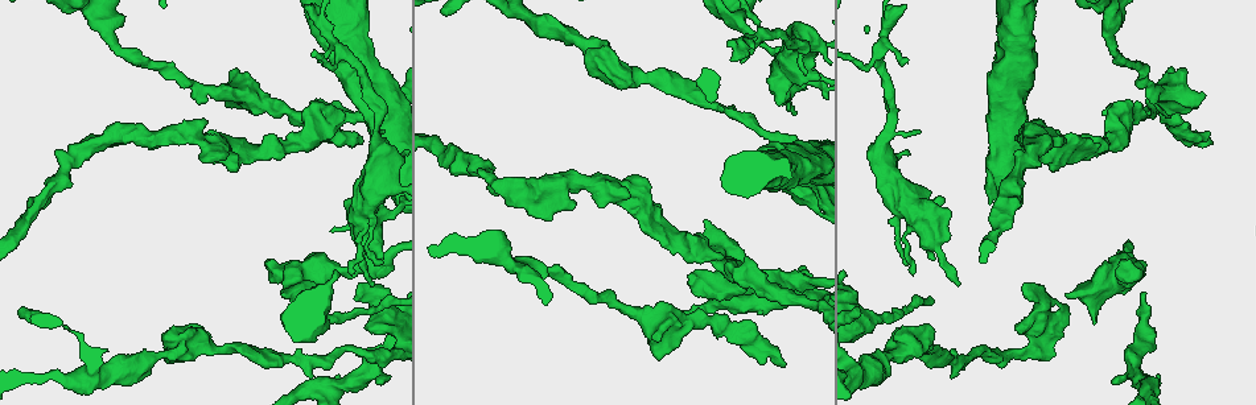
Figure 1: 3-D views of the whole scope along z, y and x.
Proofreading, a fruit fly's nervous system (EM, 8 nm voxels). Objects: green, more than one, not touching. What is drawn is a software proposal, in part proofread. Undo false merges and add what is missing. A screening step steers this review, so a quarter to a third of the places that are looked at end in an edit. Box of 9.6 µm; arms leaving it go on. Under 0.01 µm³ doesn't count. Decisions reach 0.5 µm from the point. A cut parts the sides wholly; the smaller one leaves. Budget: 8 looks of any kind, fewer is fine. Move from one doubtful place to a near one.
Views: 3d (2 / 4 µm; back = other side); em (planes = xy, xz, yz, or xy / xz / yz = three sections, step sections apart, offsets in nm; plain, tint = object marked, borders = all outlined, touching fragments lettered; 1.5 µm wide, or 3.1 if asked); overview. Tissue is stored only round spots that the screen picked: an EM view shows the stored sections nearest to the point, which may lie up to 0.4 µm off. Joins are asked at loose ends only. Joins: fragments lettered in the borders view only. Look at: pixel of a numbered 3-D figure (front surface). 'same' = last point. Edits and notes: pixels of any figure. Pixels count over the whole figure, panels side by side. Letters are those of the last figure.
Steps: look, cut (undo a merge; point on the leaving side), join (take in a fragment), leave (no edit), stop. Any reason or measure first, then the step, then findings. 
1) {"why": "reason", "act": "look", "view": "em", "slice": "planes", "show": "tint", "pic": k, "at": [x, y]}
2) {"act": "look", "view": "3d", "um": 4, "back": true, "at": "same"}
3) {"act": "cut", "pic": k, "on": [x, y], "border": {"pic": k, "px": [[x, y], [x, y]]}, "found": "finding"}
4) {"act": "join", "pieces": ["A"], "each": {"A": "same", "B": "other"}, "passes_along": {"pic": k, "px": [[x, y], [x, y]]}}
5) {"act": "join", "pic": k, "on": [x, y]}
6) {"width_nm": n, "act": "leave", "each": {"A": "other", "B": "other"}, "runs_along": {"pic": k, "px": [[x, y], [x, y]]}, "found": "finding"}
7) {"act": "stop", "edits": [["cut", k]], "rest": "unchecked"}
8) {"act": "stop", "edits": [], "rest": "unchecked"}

{"why": "free end", "act": "look", "view": "3d", "um": 2, "pic": 1, "at": [22, 306]}

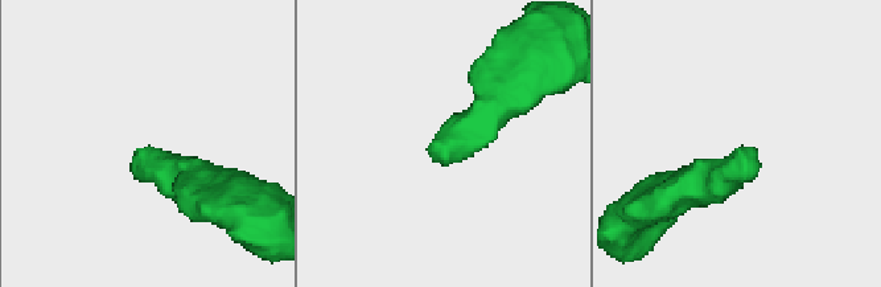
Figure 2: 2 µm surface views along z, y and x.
{"why": "now the EM", "act": "look", "view": "em", "slice": "planes", "show": "plain", "pic": 2, "at": [756, 152]}

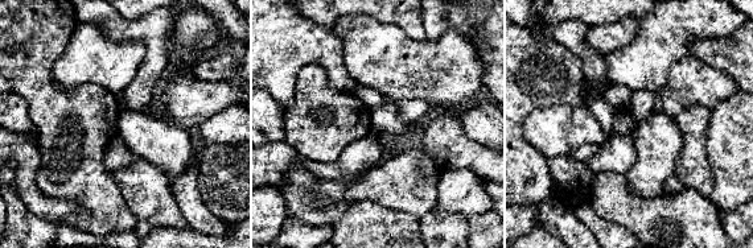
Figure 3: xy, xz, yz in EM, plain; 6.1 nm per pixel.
{"act": "look", "view": "em", "slice": "planes", "show": "borders", "at": "same"}

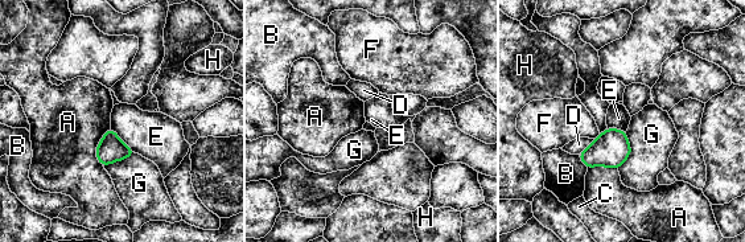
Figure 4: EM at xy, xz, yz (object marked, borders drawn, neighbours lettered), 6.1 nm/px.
{"act": "leave", "each": {"A": "other", "B": "other", "C": "other", "D": "other", "E": "other", "F": "other", "G": "other", "H": "other"}, "border": {"pic": 4, "px": [[626, 132], [630, 154], [618, 168]]}, "found": "no lettered fragment goes on from it"}

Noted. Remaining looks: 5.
{"why": "thick end", "act": "look", "view": "3d", "um": 2, "pic": 1, "at": [1131, 261]}

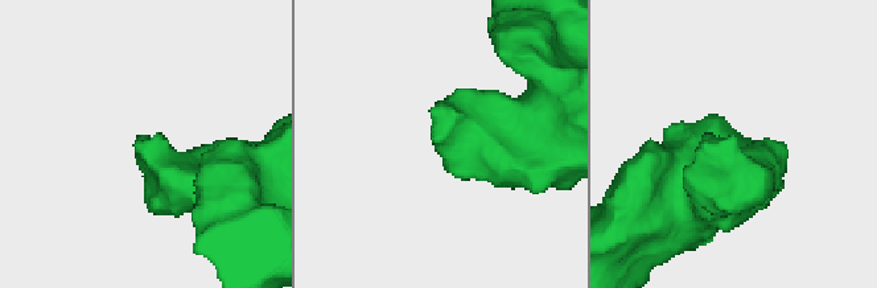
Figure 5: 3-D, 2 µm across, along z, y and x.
{"why": "now the EM", "act": "look", "view": "em", "slice": "planes", "show": "tint", "pic": 5, "at": [734, 137]}

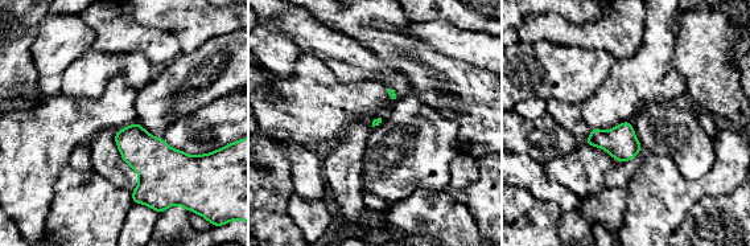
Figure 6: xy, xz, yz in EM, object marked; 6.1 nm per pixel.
{"act": "look", "view": "em", "slice": "planes", "show": "borders", "at": "same"}

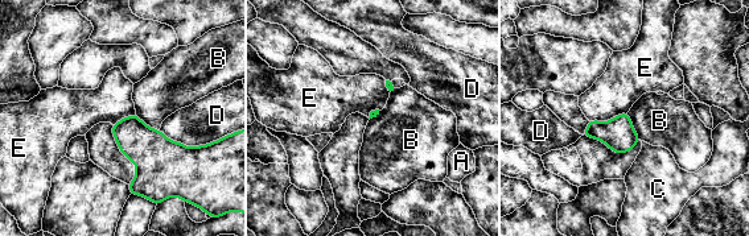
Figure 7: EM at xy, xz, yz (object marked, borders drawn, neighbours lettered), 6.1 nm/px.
{"act": "leave", "each": {"A": "other", "B": "other", "C": "other", "D": "other", "E": "other"}, "border": {"pic": 7, "px": [[628, 112], [632, 127], [640, 139]]}, "found": "none of them fits"}

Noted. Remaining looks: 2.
{"why": "an open end", "act": "look", "view": "em", "slice": "planes", "show": "borders", "pic": 1, "at": [283, 294]}

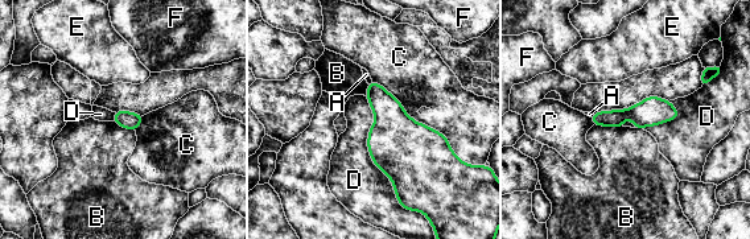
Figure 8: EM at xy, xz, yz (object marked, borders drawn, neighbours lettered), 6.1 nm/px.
{"longest_contact_nm": ["D", 750], "act": "leave", "each": {"A": "other", "B": "other", "C": "other", "D": "other", "E": "other", "F": "other"}, "border": {"pic": 8, "px": [[366, 97], [367, 151], [407, 209]]}, "found": "no lettered fragment goes on from it"}

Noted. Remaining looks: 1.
{"act": "stop", "edits": [], "rest": "unchecked"}

